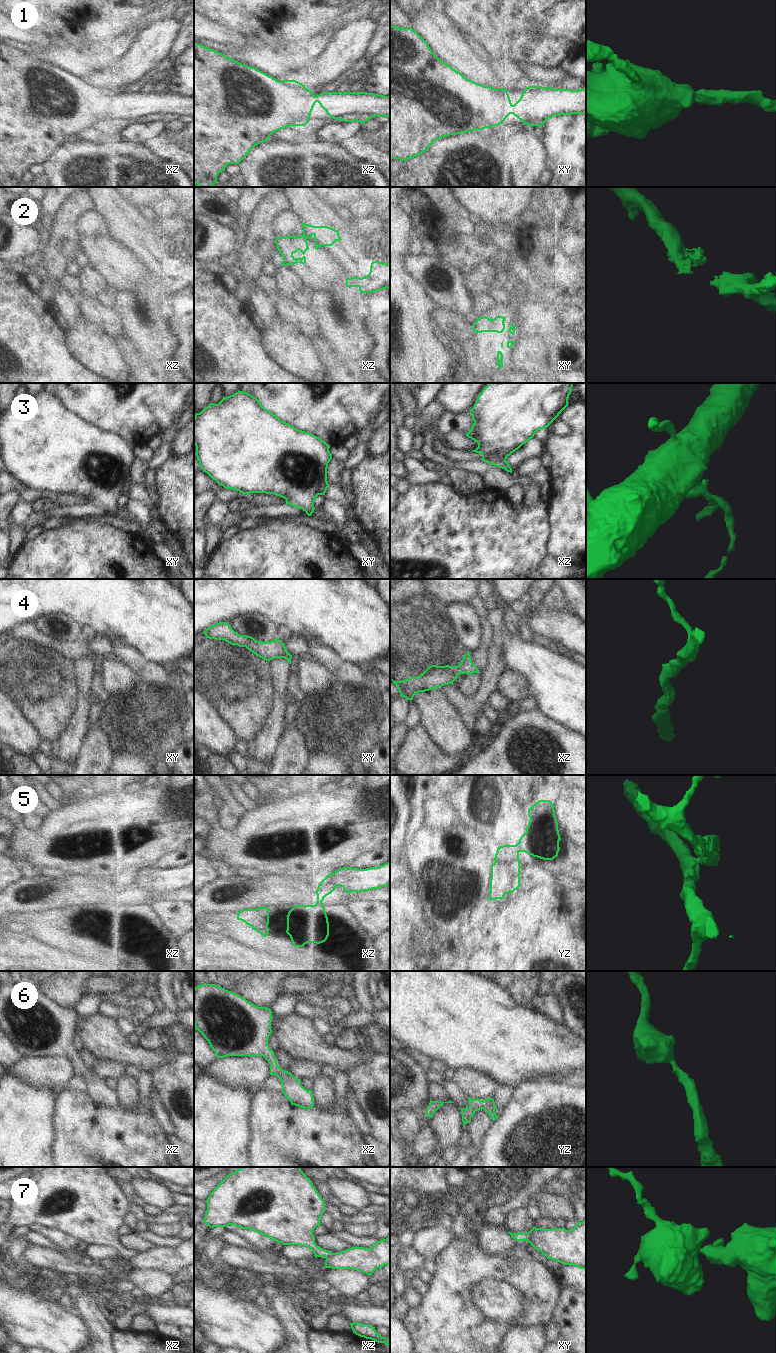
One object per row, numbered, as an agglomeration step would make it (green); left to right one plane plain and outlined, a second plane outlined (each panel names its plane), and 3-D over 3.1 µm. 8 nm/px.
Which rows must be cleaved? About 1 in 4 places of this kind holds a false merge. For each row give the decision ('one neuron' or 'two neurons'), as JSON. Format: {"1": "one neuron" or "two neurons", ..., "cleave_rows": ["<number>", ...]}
{"1": "one neuron", "2": "two neurons", "3": "one neuron", "4": "one neuron", "5": "two neurons", "6": "one neuron", "7": "two neurons", "cleave_rows": ["2", "5", "7"]}

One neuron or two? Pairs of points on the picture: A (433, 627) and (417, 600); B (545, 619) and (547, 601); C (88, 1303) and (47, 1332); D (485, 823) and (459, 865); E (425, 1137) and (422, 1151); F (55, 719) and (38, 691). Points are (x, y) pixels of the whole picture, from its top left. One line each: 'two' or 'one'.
A: one
B: two
C: two
D: two
E: one
F: one

